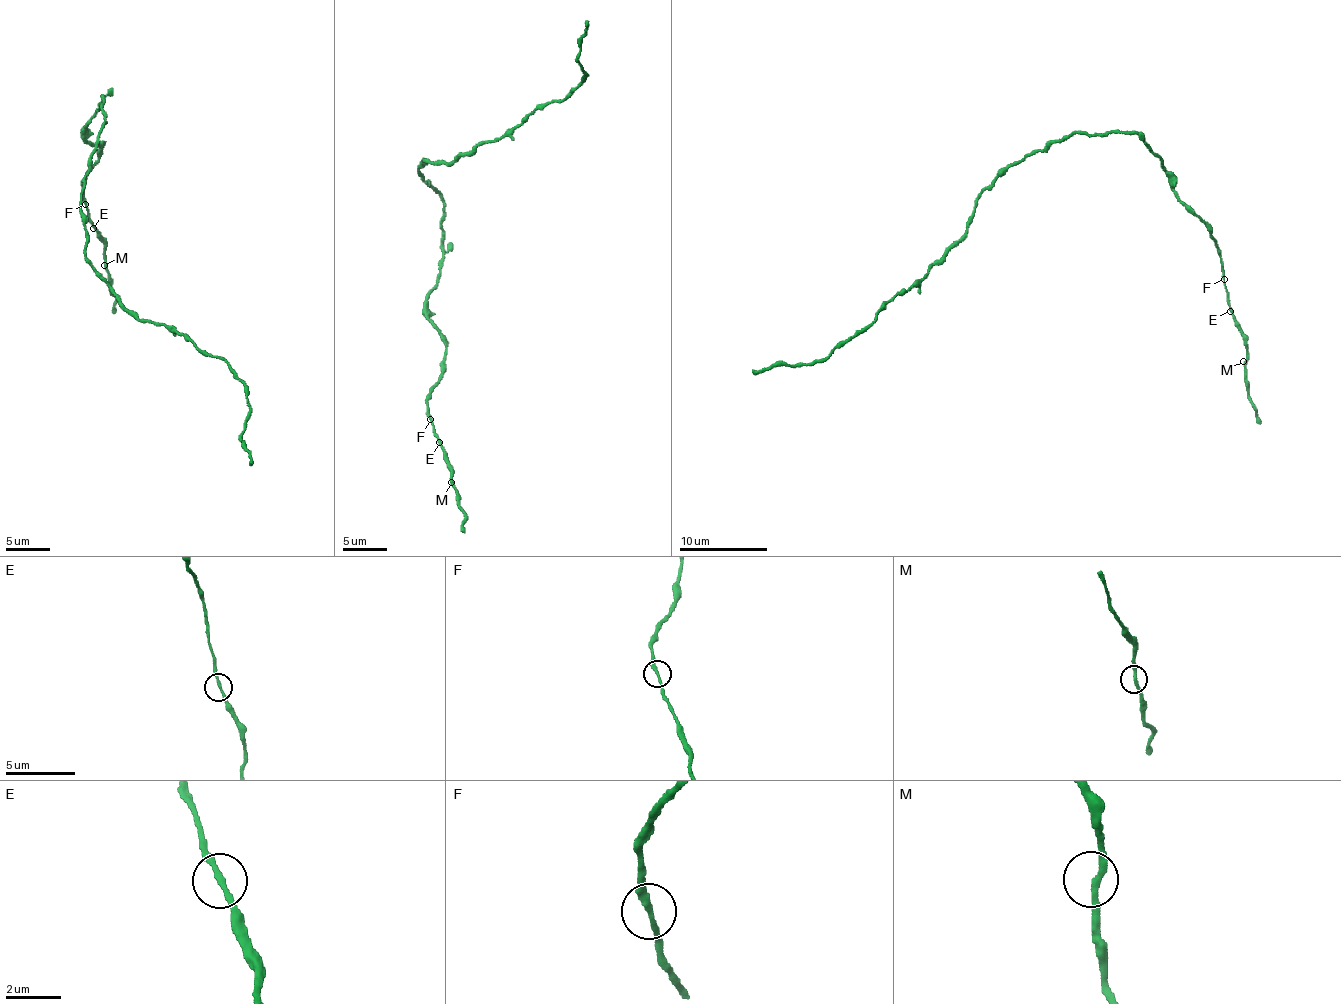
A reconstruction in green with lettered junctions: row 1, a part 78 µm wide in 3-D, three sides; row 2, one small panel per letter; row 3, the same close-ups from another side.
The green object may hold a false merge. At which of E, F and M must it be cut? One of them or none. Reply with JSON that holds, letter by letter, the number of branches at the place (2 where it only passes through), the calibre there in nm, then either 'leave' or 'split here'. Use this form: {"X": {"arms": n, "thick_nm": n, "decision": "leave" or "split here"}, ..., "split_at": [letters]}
{"E": {"arms": 2, "thick_nm": 190, "decision": "leave"}, "F": {"arms": 2, "thick_nm": 180, "decision": "leave"}, "M": {"arms": 2, "thick_nm": 240, "decision": "leave"}, "split_at": []}

